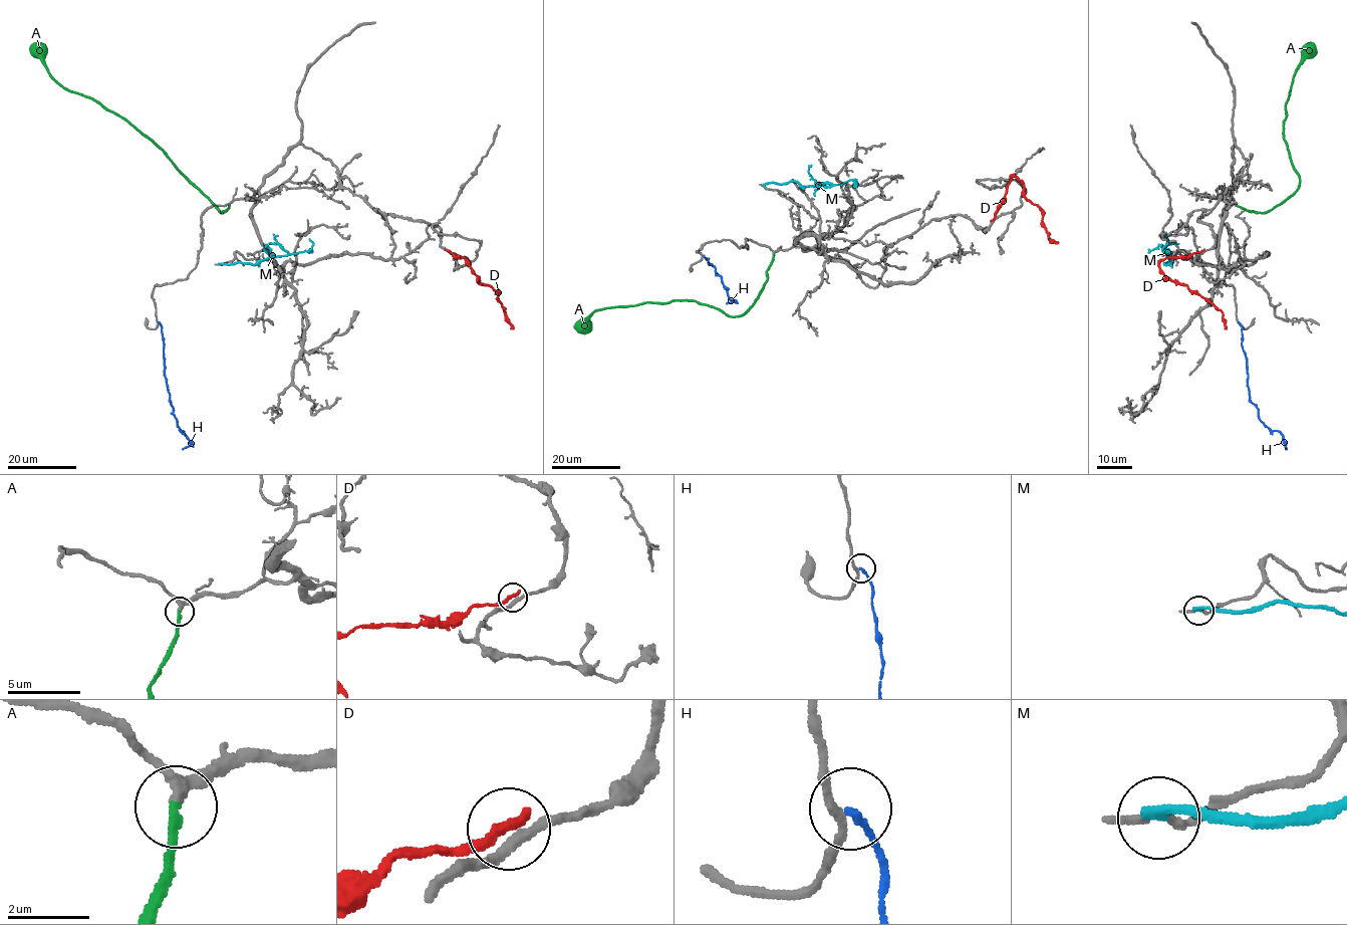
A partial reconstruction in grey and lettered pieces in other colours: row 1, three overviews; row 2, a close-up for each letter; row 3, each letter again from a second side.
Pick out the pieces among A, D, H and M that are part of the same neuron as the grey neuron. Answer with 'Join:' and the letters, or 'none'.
Join: A

